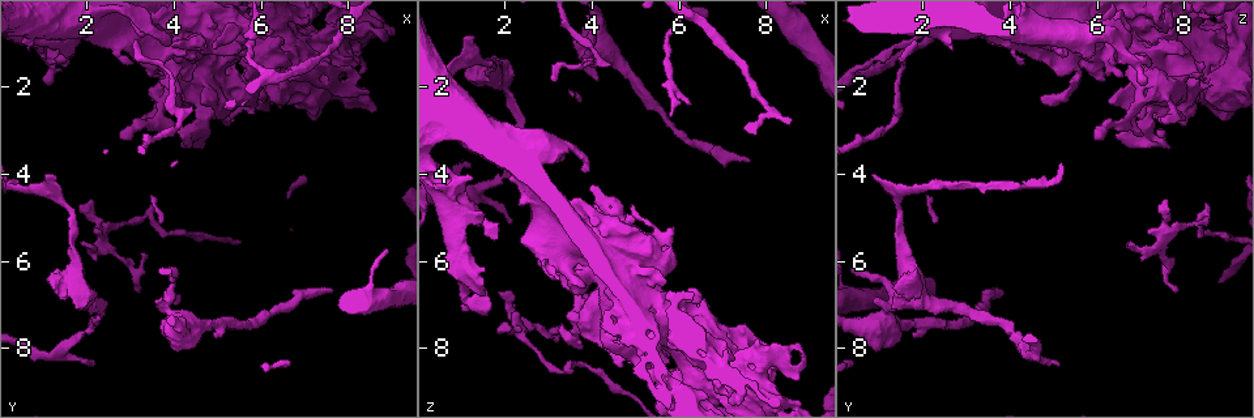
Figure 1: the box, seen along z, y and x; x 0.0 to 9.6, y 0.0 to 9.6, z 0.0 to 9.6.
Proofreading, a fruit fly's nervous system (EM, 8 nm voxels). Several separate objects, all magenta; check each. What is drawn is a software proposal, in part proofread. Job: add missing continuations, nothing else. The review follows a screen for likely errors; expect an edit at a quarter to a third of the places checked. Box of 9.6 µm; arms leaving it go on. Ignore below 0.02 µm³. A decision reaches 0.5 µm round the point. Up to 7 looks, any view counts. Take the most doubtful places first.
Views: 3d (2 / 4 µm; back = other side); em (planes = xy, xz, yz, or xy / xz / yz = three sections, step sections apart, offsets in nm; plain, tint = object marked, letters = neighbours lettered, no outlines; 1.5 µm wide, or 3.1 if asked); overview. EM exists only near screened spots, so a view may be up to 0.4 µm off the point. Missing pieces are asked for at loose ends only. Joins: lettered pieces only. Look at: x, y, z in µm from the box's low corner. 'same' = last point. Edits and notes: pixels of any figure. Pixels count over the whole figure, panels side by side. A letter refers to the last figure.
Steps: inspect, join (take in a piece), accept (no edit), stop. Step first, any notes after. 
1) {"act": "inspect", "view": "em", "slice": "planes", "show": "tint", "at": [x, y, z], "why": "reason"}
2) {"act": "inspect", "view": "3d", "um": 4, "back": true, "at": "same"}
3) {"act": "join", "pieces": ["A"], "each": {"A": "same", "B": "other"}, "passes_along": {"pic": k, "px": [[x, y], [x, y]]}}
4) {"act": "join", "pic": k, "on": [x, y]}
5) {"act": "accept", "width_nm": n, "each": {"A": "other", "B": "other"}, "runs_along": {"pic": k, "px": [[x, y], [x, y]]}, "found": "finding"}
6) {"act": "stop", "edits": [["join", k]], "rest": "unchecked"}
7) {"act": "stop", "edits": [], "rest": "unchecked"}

{"act": "inspect", "view": "em", "slice": "planes", "show": "letters", "at": [4.05, 6.95, 1.85], "why": "branch stops here"}

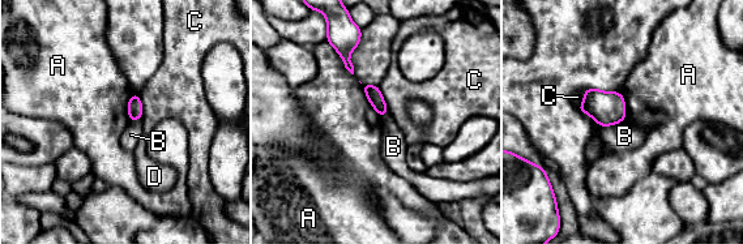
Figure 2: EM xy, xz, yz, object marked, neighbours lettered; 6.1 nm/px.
{"act": "accept", "each": {"A": "other", "B": "other", "C": "other", "D": "other"}, "border": {"pic": 2, "px": [[328, 43], [353, 75]]}, "found": "no lettered piece goes on from it"}

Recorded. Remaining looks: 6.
{"act": "inspect", "view": "3d", "um": 2, "at": [4.05, 2.35, 4.70], "why": "branch stops here"}

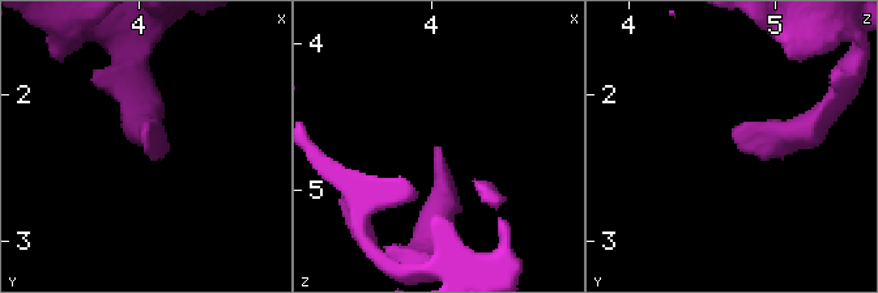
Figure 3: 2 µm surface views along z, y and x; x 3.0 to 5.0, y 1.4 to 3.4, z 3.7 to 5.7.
{"act": "inspect", "view": "em", "slice": "yz", "step": 4, "show": "letters", "at": [4.06, 2.40, 4.80], "why": "need the tissue"}

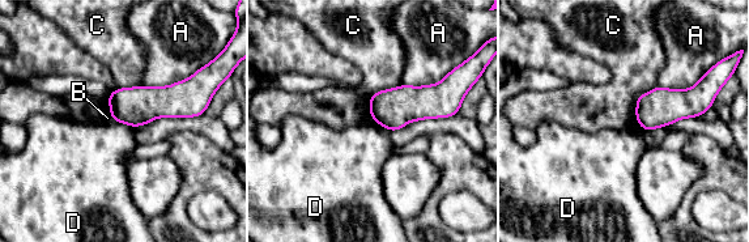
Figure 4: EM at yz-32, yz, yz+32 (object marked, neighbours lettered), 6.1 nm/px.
{"act": "inspect", "view": "em", "slice": "xy", "step": 8, "show": "letters", "at": "same", "why": "cut it another way"}

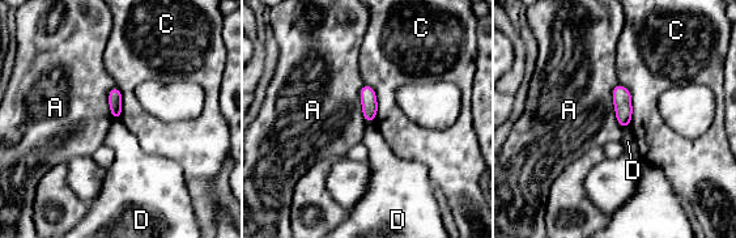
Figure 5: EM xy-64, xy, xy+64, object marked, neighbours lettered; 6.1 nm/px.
{"act": "accept", "each": {"A": "other", "C": "other", "D": "other"}, "border": {"pic": 5, "px": [[374, 120], [366, 123]]}, "found": "none of them fits"}

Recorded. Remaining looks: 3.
{"act": "inspect", "view": "em", "slice": "planes", "show": "letters", "at": [1.00, 4.00, 0.85], "why": "free end"}

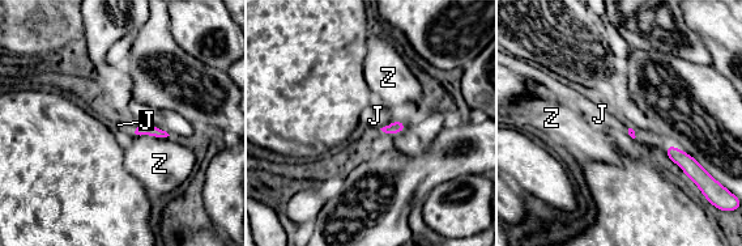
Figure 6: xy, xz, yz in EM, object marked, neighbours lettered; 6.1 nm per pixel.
{"act": "join", "pieces": ["J"], "each": {"J": "same", "Z": "other"}, "passes_along": {"pic": 6, "px": [[396, 127], [388, 124], [375, 115]]}, "found": "the neuron continues"}

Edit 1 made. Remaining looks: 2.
{"act": "stop", "edits": [["join", 6]], "rest": "unchecked"}

